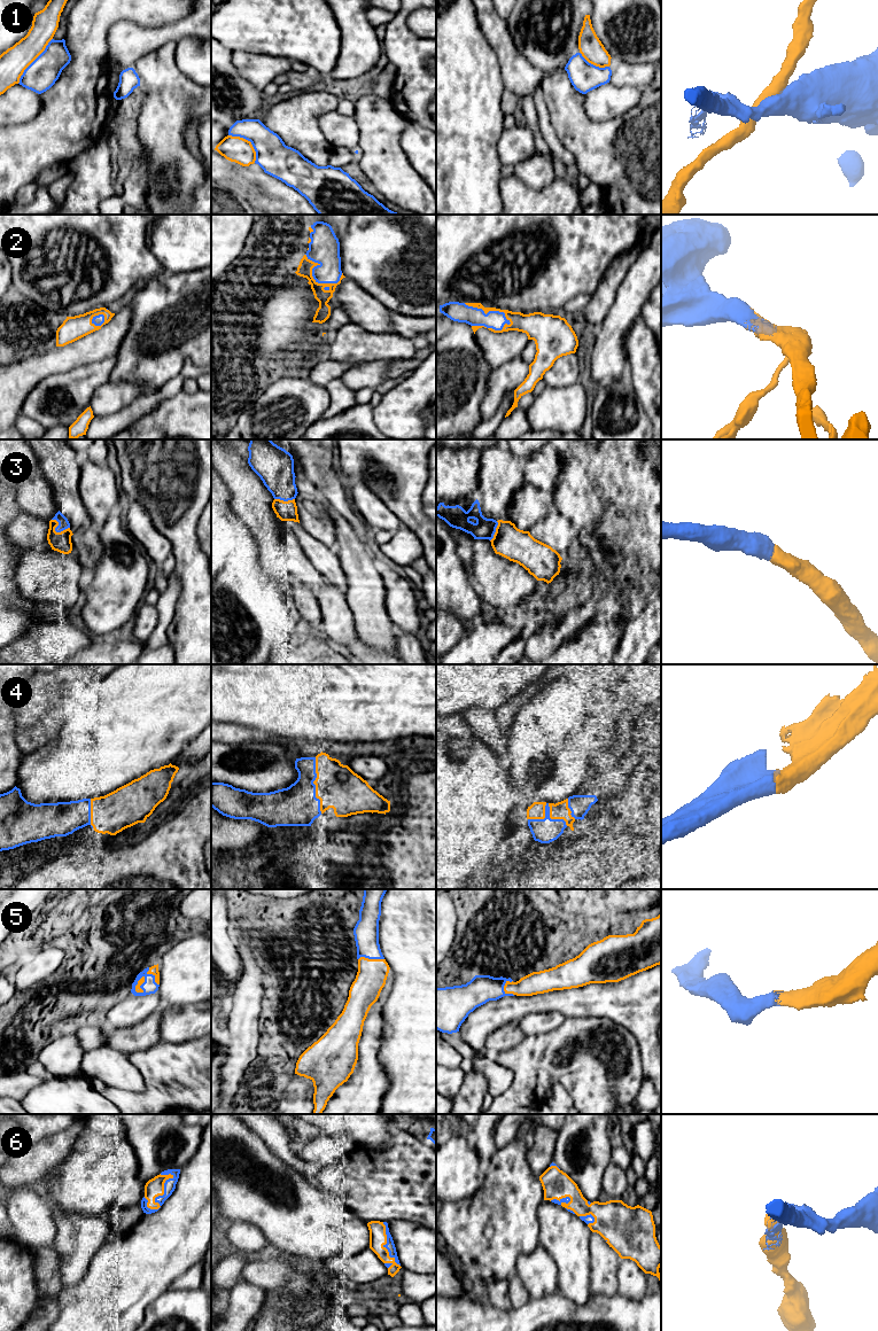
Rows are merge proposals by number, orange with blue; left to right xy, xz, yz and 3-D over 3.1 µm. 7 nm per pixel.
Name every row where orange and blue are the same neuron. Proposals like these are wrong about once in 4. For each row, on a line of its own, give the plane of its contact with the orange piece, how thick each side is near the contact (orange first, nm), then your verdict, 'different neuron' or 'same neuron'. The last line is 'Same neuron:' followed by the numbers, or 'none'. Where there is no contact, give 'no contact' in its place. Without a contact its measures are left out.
1: xy | 190/220 nm | different neuron
2: yz | 130/140 nm | same neuron
3: xy | 140/80 nm | same neuron
4: yz | 120/170 nm | same neuron
5: xy | 50/100 nm | same neuron
6: xy | 130/80 nm | same neuron
Same neuron: 2, 3, 4, 5, 6

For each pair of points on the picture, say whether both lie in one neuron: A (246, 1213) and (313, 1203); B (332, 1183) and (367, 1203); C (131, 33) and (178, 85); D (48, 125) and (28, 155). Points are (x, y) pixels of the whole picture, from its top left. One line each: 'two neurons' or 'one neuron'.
A: one neuron
B: one neuron
C: two neurons
D: one neuron

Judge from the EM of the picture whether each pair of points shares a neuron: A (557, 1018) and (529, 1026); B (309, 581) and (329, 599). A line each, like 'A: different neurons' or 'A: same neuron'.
A: same neuron
B: different neurons

